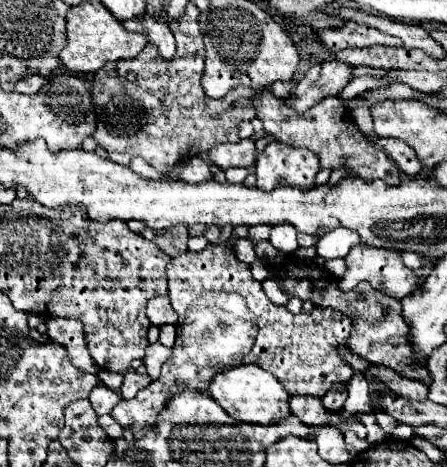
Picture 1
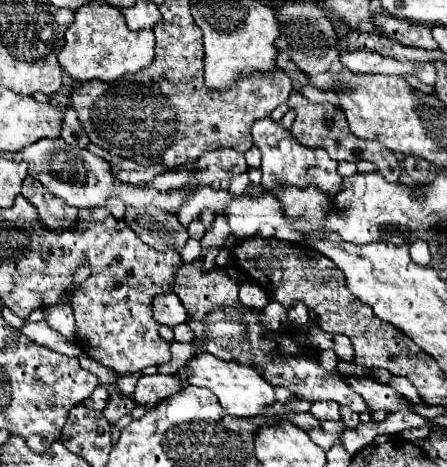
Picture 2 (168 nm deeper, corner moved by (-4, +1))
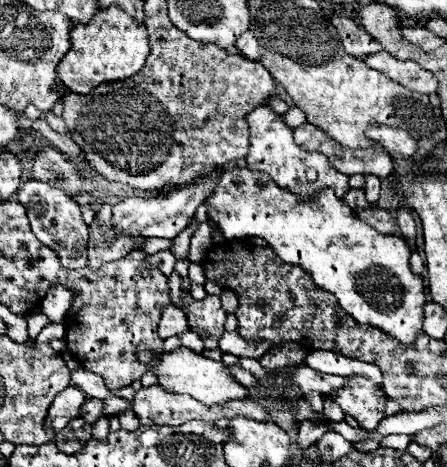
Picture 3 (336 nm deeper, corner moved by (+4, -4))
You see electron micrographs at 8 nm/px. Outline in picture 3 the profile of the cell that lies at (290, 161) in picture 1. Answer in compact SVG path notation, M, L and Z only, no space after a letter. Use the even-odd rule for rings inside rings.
M262 104L254 112L250 112L246 116L246 120L248 120L248 130L250 130L250 150L246 154L246 164L250 170L262 170L262 172L270 174L270 178L280 188L286 188L292 194L302 196L304 200L314 198L324 188L332 188L336 192L336 196L342 198L342 194L350 188L348 176L336 172L324 154L306 152L294 142L292 128L286 126L286 122L282 122L284 120L282 114L276 114L272 108ZM310 172L316 174L314 180L310 180Z

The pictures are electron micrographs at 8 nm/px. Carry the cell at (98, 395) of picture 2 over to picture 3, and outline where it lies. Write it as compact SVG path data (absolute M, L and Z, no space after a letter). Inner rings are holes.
M68 386L64 392L60 392L60 396L56 396L56 400L50 404L48 408L48 416L44 426L52 428L54 432L60 432L72 418L78 416L80 412L80 404L84 404L84 394L74 388Z

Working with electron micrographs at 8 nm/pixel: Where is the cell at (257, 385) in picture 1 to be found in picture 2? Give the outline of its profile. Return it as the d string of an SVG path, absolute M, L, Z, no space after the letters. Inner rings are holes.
M198 353L198 355L194 355L188 361L188 365L190 365L190 371L192 371L192 375L188 377L188 383L210 389L218 397L222 409L228 415L232 415L232 417L254 417L262 409L266 409L266 407L270 407L270 405L276 403L274 387L258 371L254 371L250 367L238 365L234 361L218 359L214 355L210 355L210 353Z

